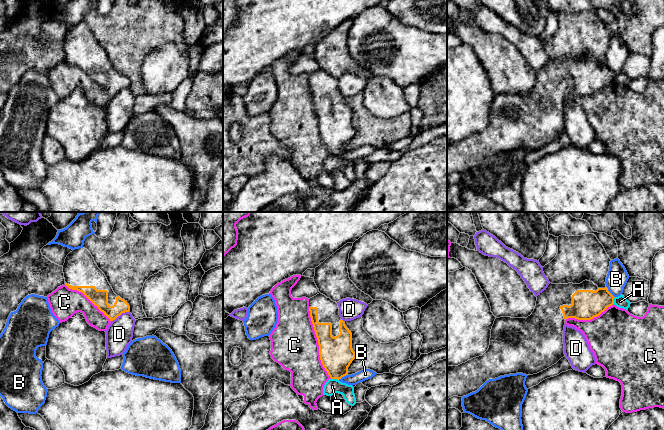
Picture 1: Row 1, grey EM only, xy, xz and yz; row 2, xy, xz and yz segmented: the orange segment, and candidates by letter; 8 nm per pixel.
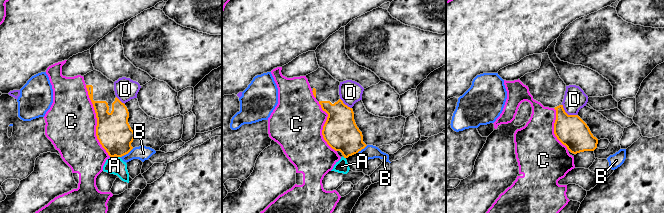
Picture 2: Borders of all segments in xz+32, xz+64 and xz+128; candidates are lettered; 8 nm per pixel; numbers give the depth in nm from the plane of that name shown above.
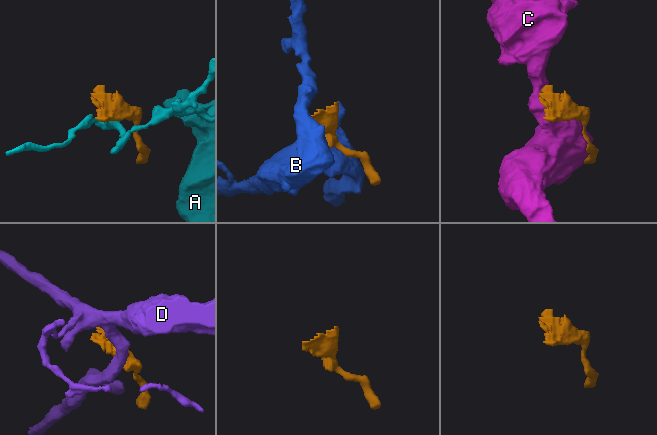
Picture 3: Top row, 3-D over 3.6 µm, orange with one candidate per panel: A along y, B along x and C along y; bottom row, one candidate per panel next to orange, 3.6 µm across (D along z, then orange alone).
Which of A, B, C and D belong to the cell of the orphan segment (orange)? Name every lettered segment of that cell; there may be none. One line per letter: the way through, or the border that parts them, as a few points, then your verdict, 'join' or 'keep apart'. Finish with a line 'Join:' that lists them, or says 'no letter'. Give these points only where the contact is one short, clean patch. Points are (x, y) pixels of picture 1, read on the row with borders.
A: border xz (331, 378), (338, 380); keep apart
B: keep apart
C: keep apart
D: border xy (129, 310), (121, 313), (111, 321); keep apart
Join: no letter

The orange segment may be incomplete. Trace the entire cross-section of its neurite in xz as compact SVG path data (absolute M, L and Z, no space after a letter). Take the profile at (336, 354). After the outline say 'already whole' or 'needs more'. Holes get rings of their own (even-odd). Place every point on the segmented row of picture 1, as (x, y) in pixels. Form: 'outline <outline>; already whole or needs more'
outline M319 293L309 299L309 311L318 340L320 360L331 379L341 379L348 375L348 367L355 359L352 349L352 333L339 315L338 304Z; needs more

